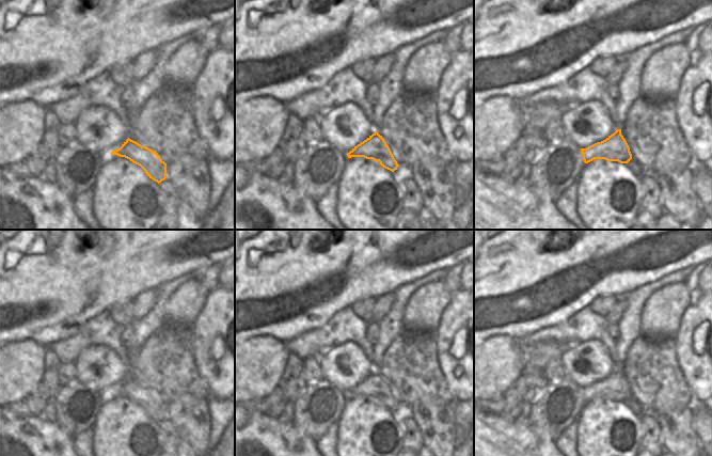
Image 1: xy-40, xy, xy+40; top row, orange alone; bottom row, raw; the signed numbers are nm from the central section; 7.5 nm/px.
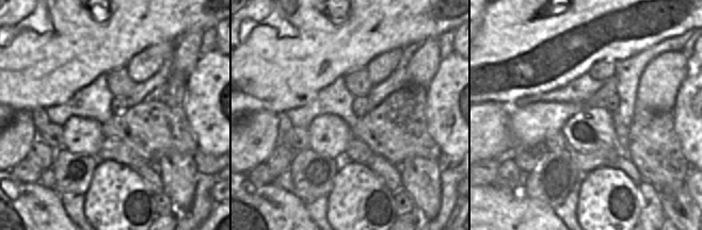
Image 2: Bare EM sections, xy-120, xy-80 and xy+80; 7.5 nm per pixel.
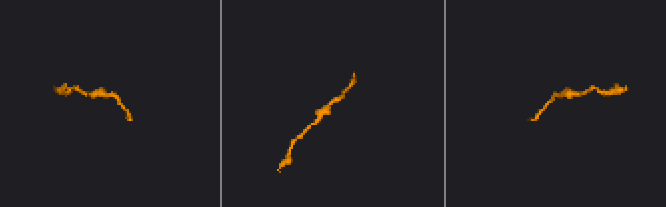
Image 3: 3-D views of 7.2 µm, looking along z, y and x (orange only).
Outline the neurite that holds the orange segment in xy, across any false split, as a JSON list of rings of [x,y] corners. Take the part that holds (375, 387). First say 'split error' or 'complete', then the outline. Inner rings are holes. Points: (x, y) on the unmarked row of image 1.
complete; [[[377,371],[354,386],[349,392],[347,392],[347,395],[348,397],[364,396],[366,398],[379,400],[383,407],[392,411],[399,406],[389,384]]]

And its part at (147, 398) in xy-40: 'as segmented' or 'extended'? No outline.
as segmented

